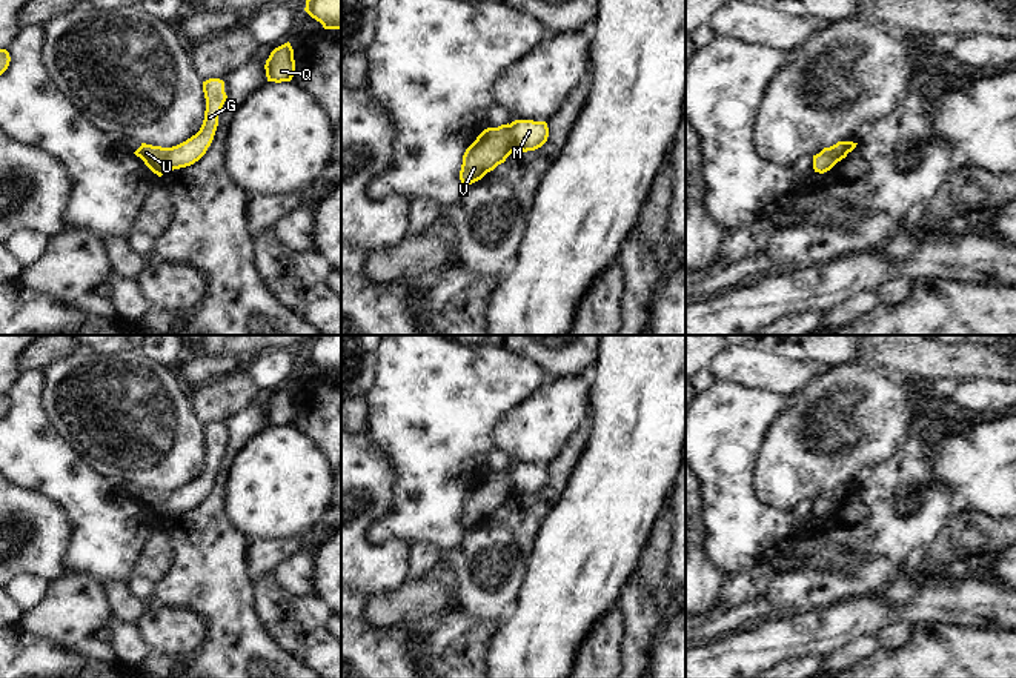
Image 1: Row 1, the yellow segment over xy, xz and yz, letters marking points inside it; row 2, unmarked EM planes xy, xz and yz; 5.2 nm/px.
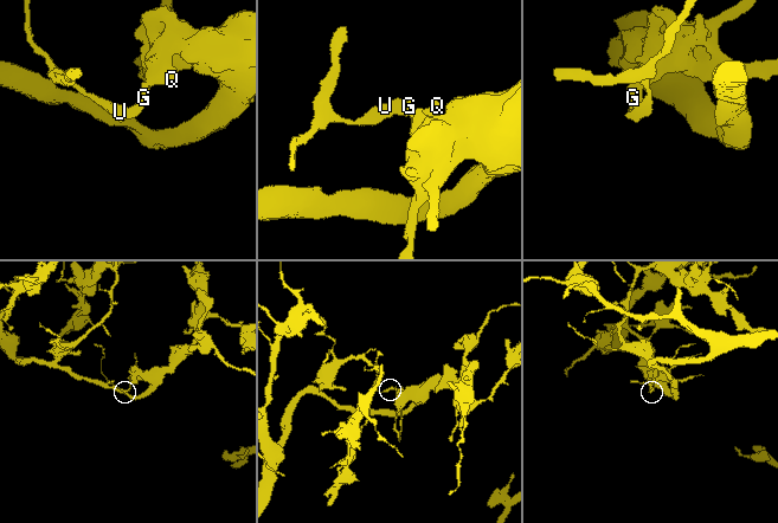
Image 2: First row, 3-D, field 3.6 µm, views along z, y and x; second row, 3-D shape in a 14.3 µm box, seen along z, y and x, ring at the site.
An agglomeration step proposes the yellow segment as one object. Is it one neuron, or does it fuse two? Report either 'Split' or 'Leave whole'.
Split

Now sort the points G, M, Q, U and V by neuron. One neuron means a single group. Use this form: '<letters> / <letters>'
G M Q / U V

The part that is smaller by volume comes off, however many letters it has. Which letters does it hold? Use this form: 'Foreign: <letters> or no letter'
Foreign: U, V

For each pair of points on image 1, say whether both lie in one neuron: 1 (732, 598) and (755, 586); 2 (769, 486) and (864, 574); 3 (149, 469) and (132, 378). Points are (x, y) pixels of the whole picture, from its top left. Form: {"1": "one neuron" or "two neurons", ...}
{"1": "one neuron", "2": "two neurons", "3": "one neuron"}

